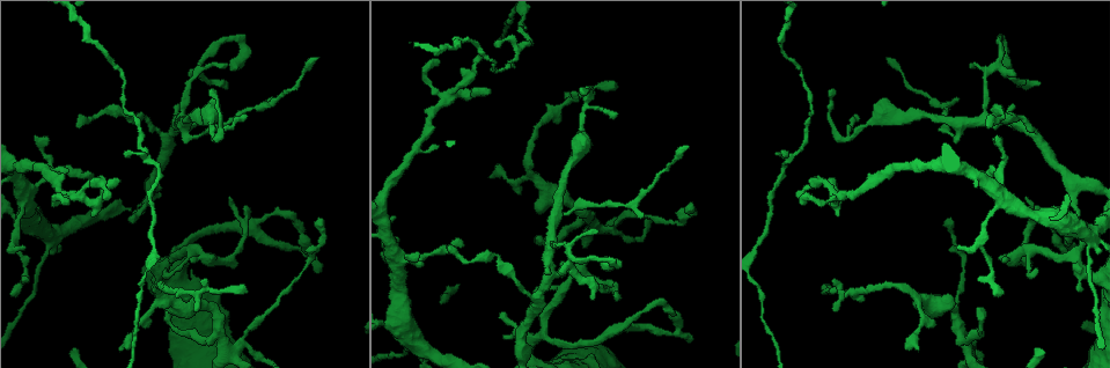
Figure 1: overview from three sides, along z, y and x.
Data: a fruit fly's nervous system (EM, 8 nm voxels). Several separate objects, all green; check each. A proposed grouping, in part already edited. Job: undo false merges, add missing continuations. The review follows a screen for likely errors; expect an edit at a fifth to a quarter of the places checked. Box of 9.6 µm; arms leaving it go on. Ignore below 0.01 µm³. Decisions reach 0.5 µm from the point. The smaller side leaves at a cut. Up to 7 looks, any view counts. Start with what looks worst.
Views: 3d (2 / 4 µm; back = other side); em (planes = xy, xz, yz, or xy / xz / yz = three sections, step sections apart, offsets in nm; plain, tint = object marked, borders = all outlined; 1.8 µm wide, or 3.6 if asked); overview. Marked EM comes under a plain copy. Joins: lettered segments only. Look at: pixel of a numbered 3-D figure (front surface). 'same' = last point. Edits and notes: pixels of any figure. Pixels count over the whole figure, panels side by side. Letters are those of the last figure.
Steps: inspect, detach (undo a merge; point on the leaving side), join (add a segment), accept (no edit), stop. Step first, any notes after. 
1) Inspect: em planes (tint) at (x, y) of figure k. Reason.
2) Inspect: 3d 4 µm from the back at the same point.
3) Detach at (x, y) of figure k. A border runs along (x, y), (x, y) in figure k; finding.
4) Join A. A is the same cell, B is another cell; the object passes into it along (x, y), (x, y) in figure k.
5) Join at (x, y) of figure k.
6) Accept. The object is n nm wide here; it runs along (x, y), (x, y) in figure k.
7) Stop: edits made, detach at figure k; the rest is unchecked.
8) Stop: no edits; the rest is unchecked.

Inspect: em 3.6 µm planes (borders) at (984, 311) of figure 1. Branch stops here.

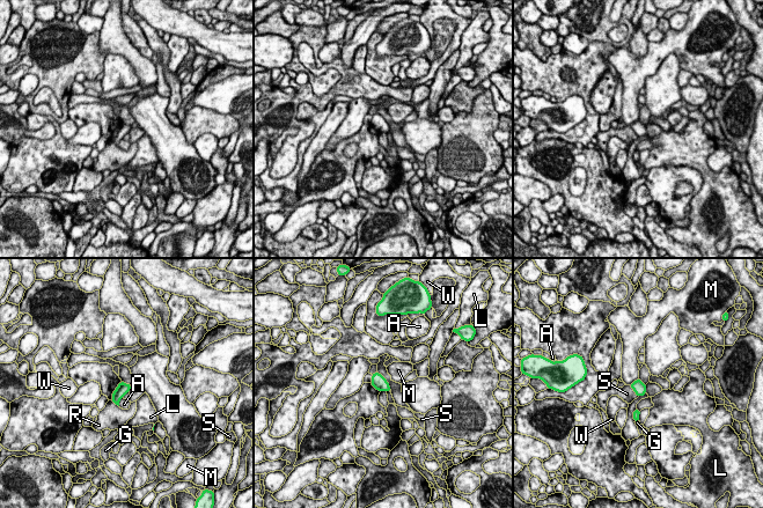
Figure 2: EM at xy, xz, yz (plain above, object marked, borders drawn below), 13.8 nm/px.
Accept. The object is 160 nm wide here; A, G, L, M, R, S and W are other cells; a border runs along (378, 372), (386, 380), (390, 389) in figure 2; none of them fits.

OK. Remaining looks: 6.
Inspect: 3d 2 µm at (243, 293) of figure 1.

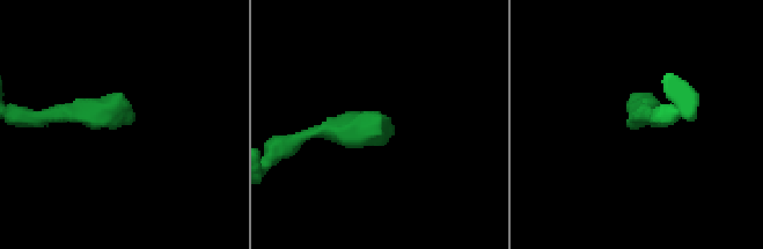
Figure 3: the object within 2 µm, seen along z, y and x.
Inspect: em xz step 16 (borders) at (127, 117) of figure 3.

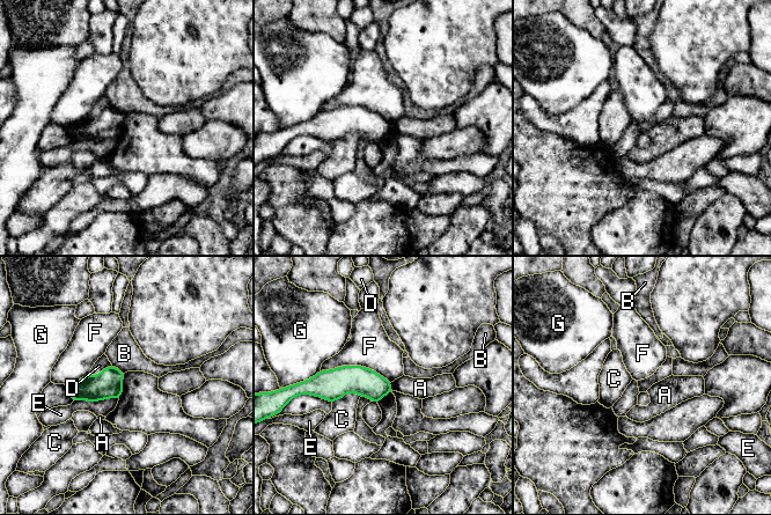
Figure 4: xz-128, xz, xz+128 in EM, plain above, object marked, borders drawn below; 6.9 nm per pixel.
Accept. A, B, C, D, E, F and G are other cells; a border runs along (390, 382), (393, 390) in figure 4; no lettered segment goes on from it.

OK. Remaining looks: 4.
Inspect: em planes (borders) at (230, 71) of figure 1. Branch stops here.

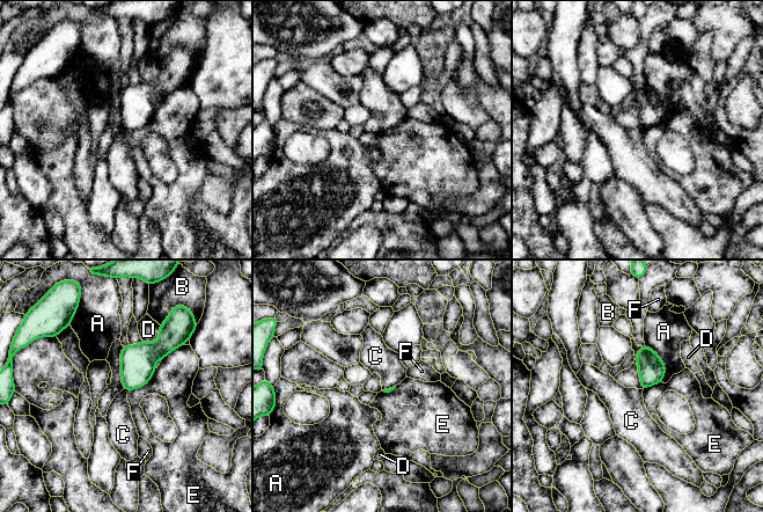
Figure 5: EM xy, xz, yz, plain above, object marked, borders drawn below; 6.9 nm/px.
Accept. The longest contact is with A, 300 nm; A, B, C, D, E and F are other cells; a border runs along (123, 388), (129, 390) in figure 5; no lettered segment goes on from it.

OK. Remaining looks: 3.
Stop: no edits; the rest is unchecked.

